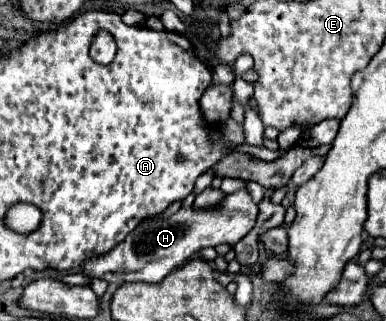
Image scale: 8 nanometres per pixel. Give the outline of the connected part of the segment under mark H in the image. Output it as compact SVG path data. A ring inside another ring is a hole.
M239 190L227 196L227 200L215 210L179 210L169 218L153 216L141 222L127 238L103 256L91 256L83 264L81 272L87 278L101 278L113 284L123 282L159 282L171 270L185 264L201 248L217 244L237 244L257 220L257 204L251 200L247 190Z

